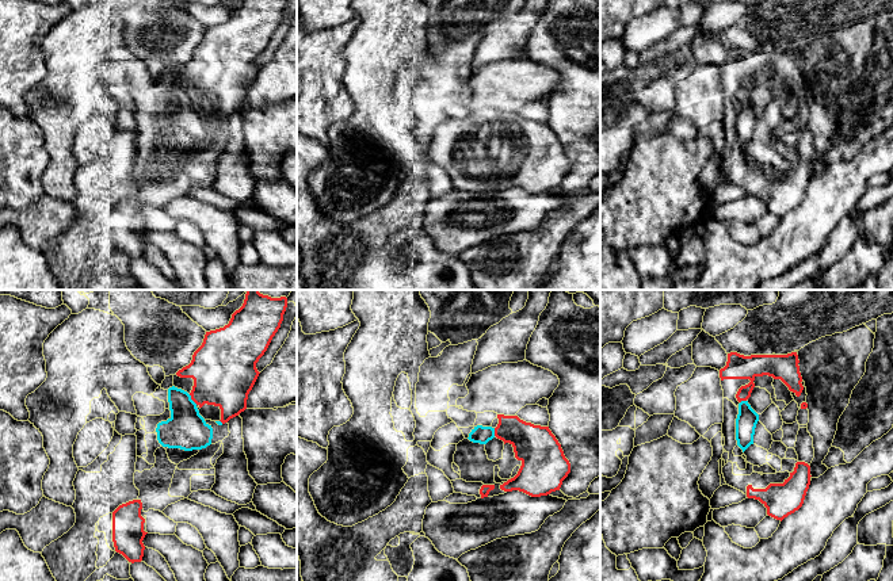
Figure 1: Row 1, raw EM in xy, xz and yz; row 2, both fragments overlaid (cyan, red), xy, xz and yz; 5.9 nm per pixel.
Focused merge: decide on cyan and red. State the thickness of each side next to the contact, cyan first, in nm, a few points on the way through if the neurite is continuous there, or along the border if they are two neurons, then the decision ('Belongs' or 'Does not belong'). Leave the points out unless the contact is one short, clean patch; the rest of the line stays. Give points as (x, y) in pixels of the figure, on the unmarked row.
Thickness 240 nm (cyan) against 380 nm. Belongs

